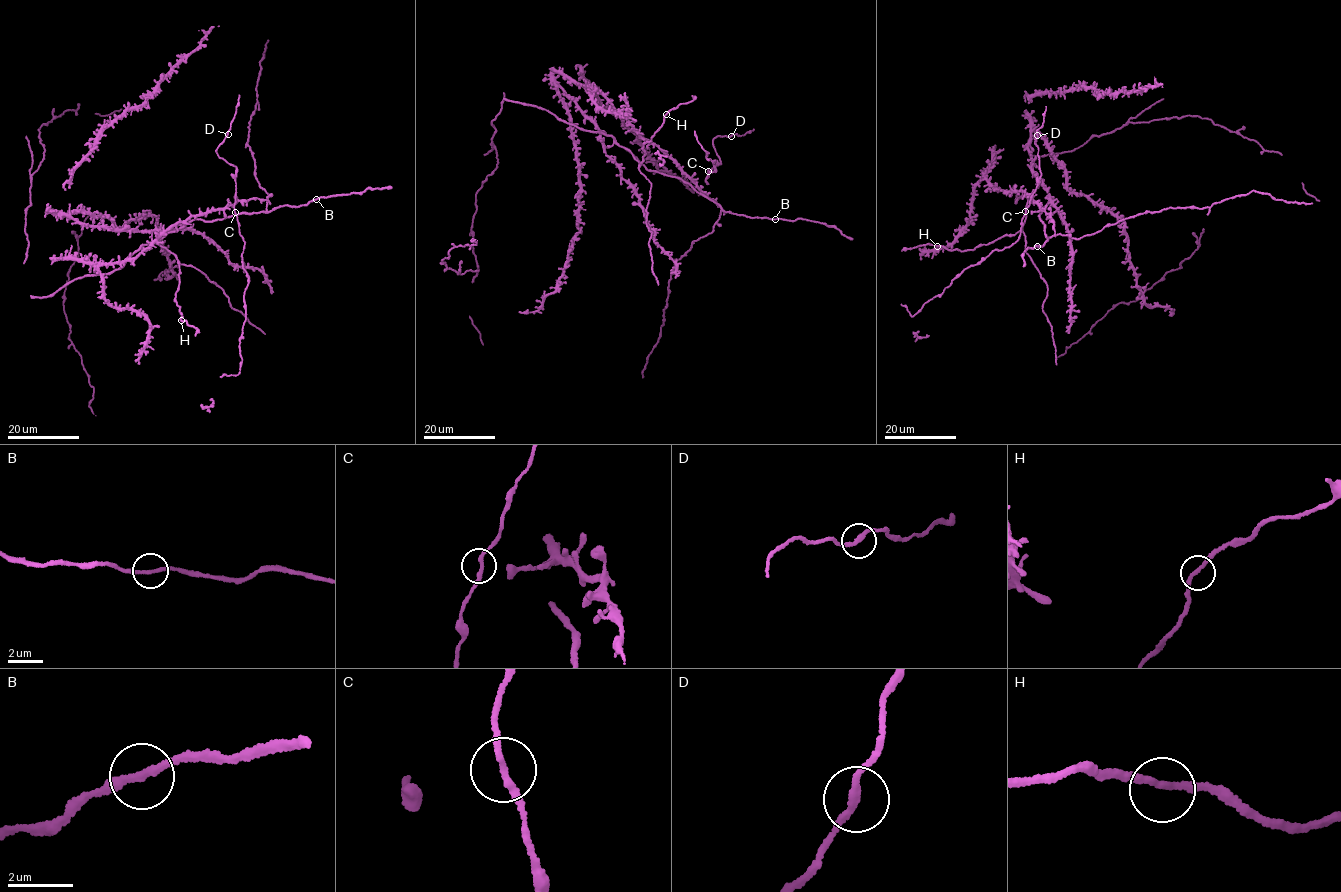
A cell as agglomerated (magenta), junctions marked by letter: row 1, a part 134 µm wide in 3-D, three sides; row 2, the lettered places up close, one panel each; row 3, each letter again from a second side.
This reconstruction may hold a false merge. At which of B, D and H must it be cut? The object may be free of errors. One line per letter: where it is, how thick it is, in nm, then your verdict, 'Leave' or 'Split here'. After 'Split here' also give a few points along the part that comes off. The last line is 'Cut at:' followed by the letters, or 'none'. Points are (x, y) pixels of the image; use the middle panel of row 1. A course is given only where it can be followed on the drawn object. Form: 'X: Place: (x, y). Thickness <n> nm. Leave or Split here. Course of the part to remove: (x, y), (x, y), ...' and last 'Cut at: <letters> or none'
B: Place: (775, 219). Thickness 200 nm. Leave
D: Place: (731, 136). Thickness 200 nm. Leave
H: Place: (666, 114). Thickness 200 nm. Leave
Cut at: none

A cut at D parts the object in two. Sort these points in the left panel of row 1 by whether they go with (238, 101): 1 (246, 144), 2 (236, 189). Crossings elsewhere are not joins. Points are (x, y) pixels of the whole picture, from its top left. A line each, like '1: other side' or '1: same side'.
1: same side
2: other side

